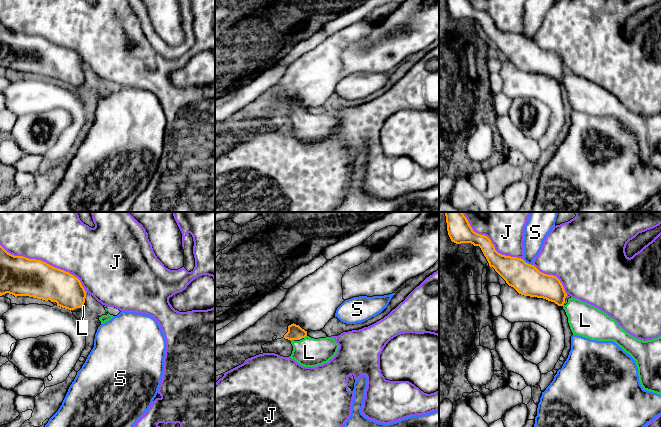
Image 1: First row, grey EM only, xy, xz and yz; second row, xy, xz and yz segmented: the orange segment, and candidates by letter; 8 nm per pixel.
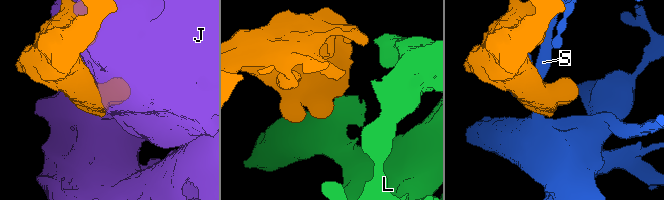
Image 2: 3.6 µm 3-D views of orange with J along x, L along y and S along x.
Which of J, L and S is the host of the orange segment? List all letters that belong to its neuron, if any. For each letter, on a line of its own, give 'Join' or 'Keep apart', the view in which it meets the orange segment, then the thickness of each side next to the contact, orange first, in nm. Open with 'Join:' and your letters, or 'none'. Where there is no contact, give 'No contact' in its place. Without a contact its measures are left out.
Join: L
J: Keep apart. Touches orange in xy. Thickness 320 nm (orange) against 380 nm
L: Join. Touches orange in xz. Thickness 120 nm (orange) against 240 nm
S: Keep apart. Touches orange in yz. Thickness 240 nm (orange) against 180 nm

